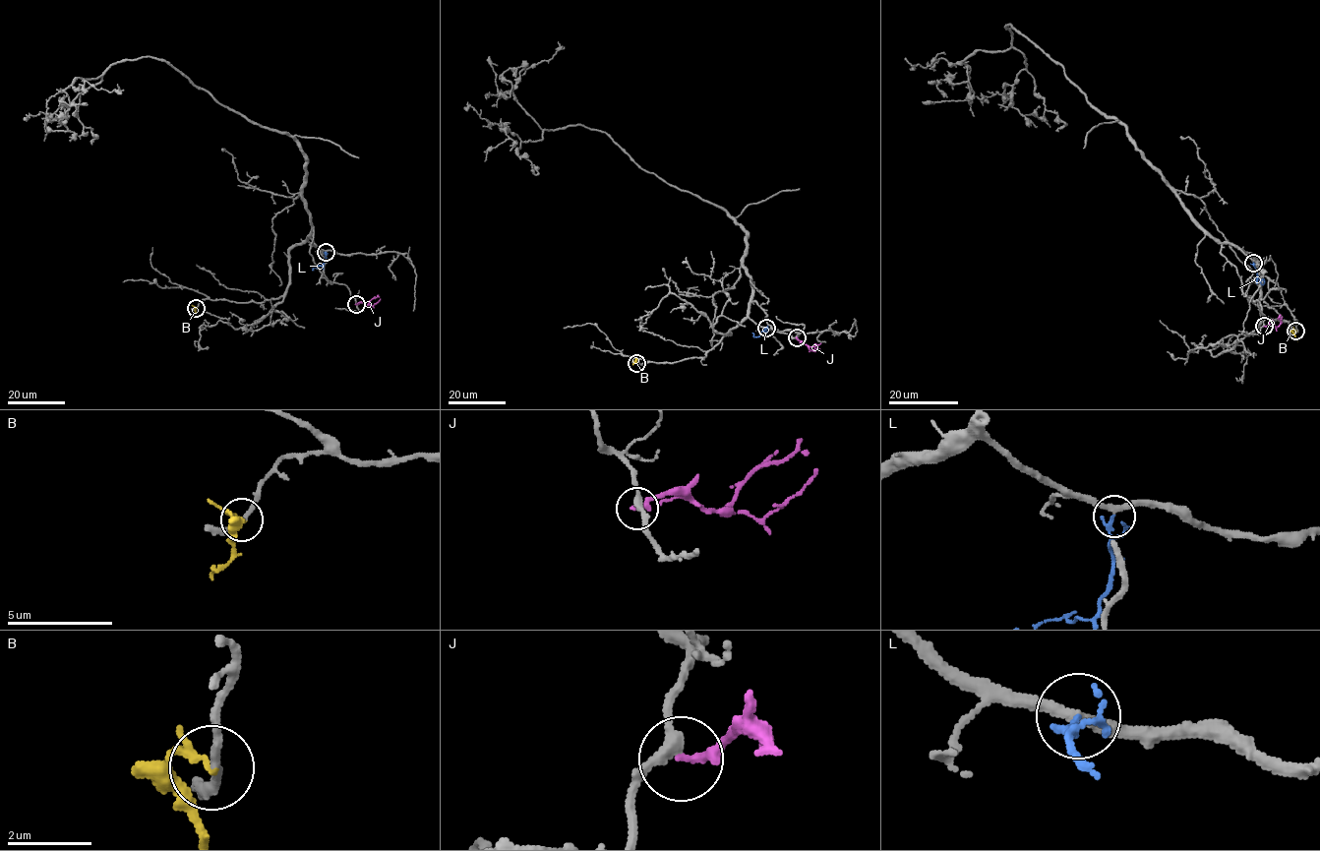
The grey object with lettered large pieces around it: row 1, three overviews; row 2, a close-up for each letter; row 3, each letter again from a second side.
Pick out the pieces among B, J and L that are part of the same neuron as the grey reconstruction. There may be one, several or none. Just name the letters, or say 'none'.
none

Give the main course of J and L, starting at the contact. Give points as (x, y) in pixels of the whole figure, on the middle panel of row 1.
J: (797, 336), (808, 348), (818, 350)
L: (765, 328), (757, 336), (752, 333)

